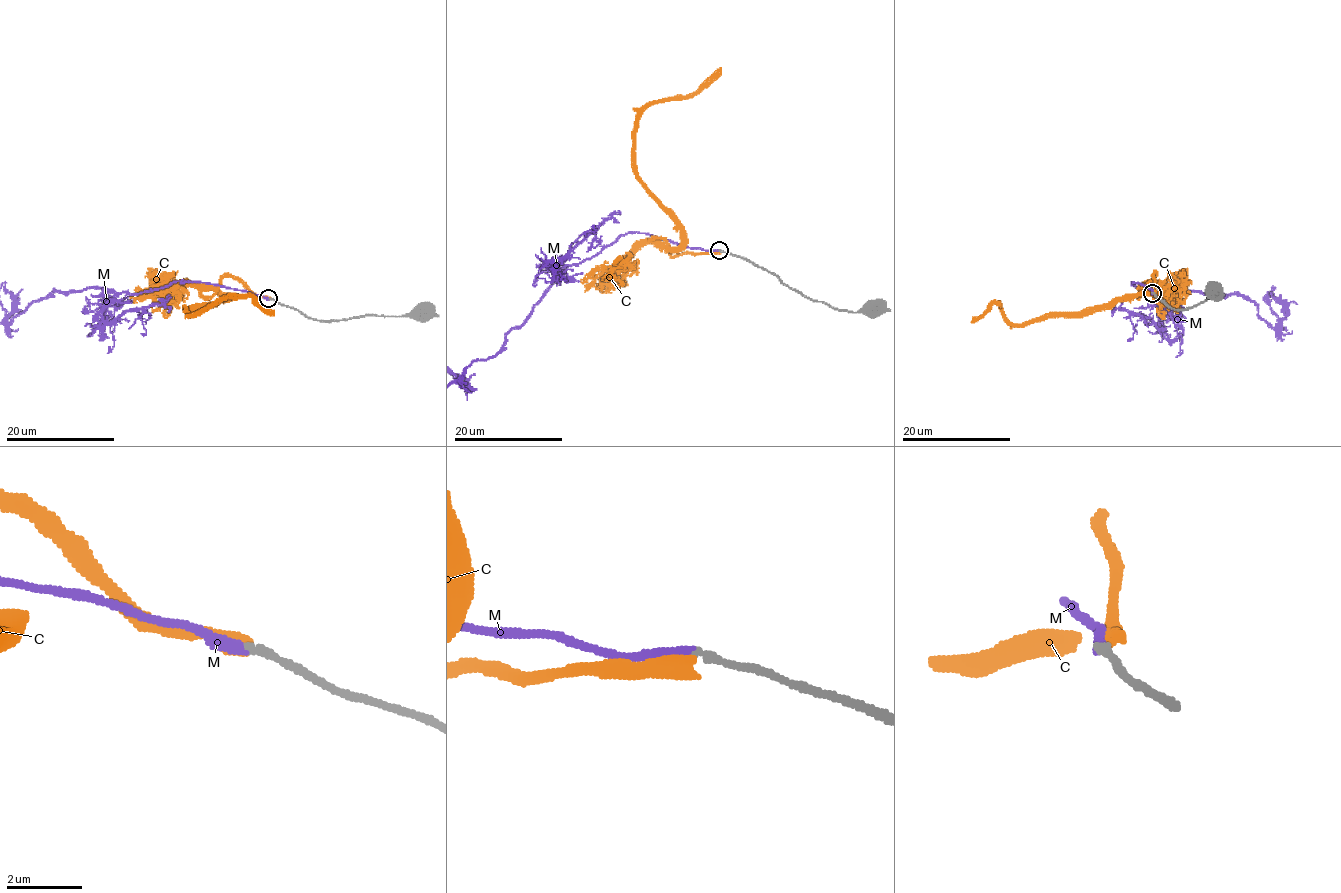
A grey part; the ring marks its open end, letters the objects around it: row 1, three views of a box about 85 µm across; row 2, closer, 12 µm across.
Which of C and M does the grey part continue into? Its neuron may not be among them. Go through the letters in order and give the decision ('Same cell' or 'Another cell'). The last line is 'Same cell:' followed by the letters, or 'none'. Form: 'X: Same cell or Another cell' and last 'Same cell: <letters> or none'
C: Another cell
M: Same cell
Same cell: M

